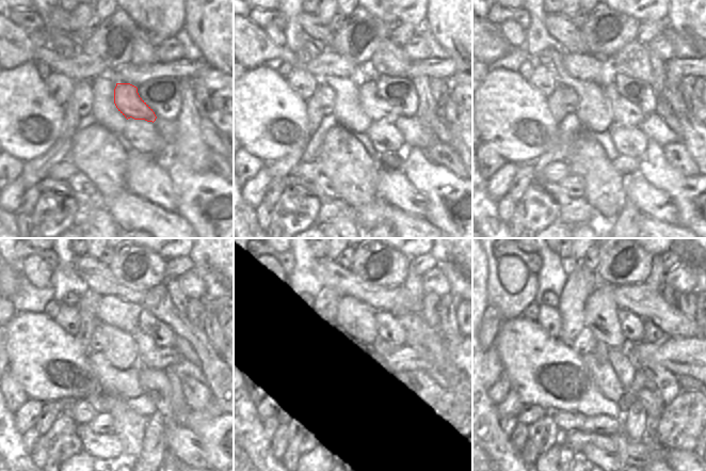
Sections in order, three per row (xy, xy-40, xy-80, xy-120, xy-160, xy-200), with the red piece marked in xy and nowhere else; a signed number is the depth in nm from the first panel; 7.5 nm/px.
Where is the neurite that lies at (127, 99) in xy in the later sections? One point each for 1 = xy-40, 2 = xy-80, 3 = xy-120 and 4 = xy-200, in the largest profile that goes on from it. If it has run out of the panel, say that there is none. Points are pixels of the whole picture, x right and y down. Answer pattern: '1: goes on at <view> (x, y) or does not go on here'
1: goes on at xy-40 (376, 108)
2: goes on at xy-80 (625, 113)
3: goes on at xy-120 (149, 355)
4: goes on at xy-200 (689, 357)

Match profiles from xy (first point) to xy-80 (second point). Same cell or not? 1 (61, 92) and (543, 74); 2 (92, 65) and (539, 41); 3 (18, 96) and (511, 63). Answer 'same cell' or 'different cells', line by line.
1: same cell
2: different cells
3: different cells

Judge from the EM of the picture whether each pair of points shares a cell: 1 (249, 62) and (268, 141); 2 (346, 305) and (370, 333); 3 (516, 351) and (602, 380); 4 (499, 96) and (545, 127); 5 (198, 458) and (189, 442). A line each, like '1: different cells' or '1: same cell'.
1: different cells
2: same cell
3: different cells
4: same cell
5: same cell

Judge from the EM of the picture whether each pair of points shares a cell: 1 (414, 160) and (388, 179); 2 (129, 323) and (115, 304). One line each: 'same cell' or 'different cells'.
1: different cells
2: same cell

